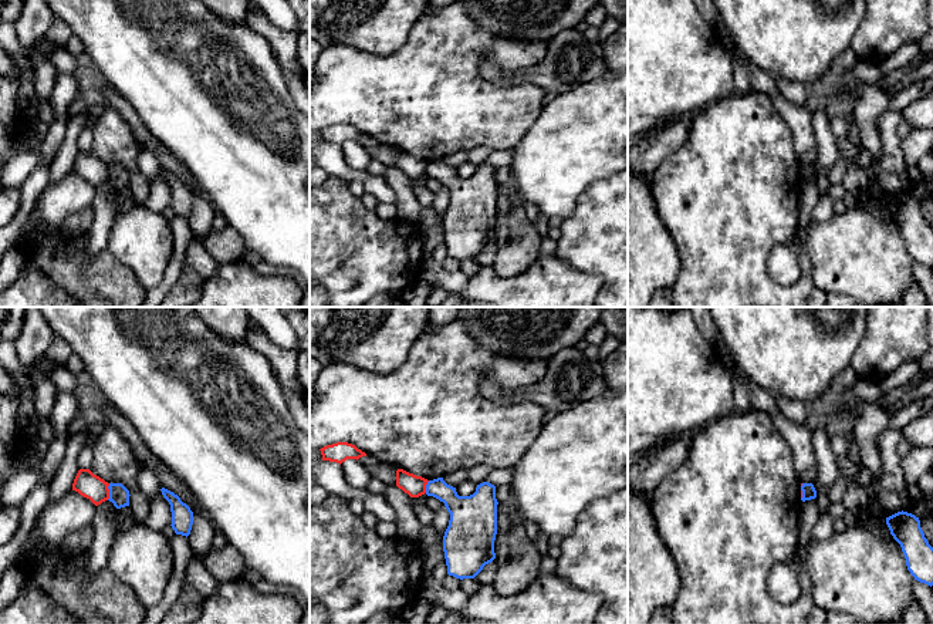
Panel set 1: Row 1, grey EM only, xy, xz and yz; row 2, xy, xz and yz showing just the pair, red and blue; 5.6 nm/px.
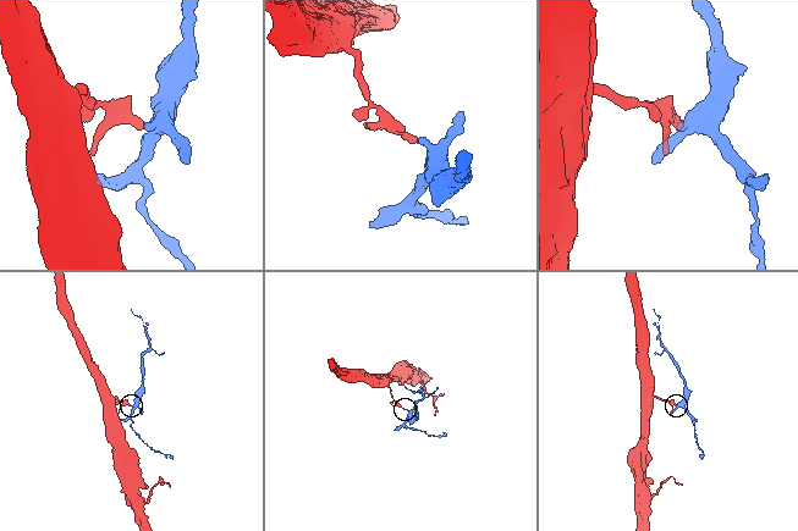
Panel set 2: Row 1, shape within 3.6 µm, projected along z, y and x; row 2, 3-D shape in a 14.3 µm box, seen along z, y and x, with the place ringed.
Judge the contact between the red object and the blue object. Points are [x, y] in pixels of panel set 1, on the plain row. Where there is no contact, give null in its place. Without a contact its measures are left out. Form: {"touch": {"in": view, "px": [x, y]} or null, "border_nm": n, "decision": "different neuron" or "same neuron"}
{"touch": {"in": "xy", "px": [108, 174]}, "border_nm": 100, "decision": "different neuron"}

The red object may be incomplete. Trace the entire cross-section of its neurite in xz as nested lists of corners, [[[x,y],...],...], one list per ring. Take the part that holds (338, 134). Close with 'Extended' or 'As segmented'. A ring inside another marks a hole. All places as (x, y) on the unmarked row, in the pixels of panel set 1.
[[[337,124],[332,127],[327,127],[320,131],[322,136],[322,142],[329,142],[329,144],[337,144],[342,145],[347,141],[359,141],[362,138],[366,138],[365,134],[358,131],[355,127],[348,125],[348,124]]]. As segmented

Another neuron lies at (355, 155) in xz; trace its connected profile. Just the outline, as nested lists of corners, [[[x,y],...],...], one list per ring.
[[[347,141],[341,145],[347,163],[356,171],[364,171],[372,161],[365,148],[356,141]]]

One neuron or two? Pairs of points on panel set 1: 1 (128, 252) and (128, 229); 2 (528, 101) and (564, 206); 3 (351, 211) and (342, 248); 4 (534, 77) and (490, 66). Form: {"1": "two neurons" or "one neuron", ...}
{"1": "one neuron", "2": "two neurons", "3": "one neuron", "4": "one neuron"}

